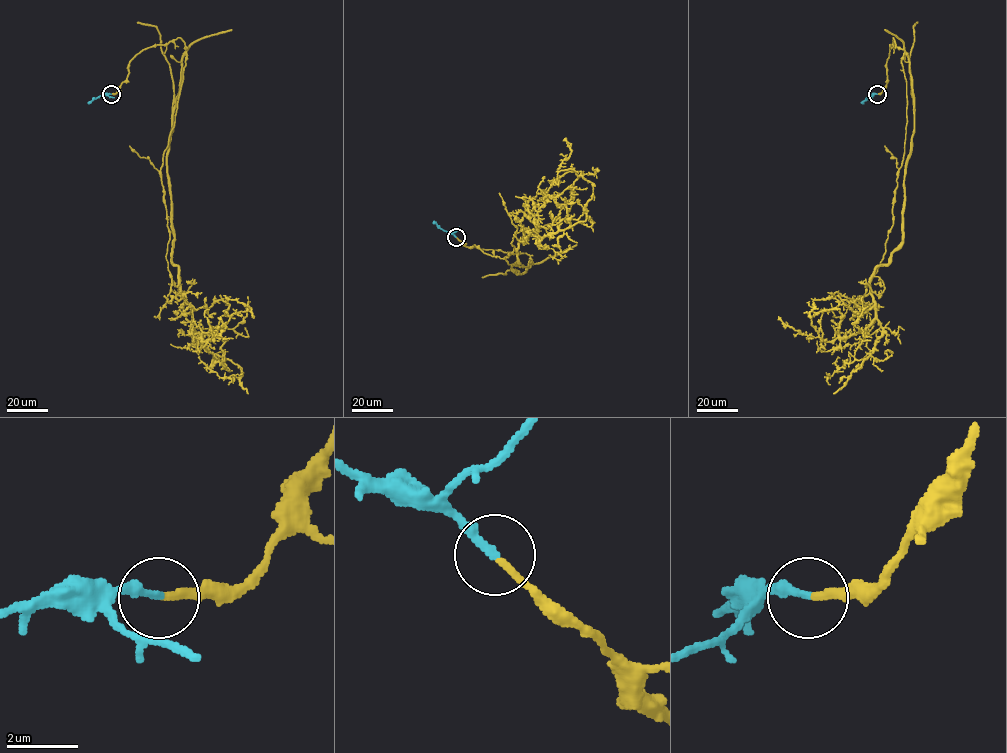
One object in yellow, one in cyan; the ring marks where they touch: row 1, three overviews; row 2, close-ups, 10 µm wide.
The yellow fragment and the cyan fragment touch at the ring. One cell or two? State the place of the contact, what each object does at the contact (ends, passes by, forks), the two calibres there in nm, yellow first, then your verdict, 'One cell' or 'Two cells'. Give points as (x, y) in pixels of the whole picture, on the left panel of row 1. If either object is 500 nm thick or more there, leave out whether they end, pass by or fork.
Place: (111, 94). At the ring yellow ends. At the ring cyan ends. Thickness 190 nm (yellow) against 240 nm. One cell

